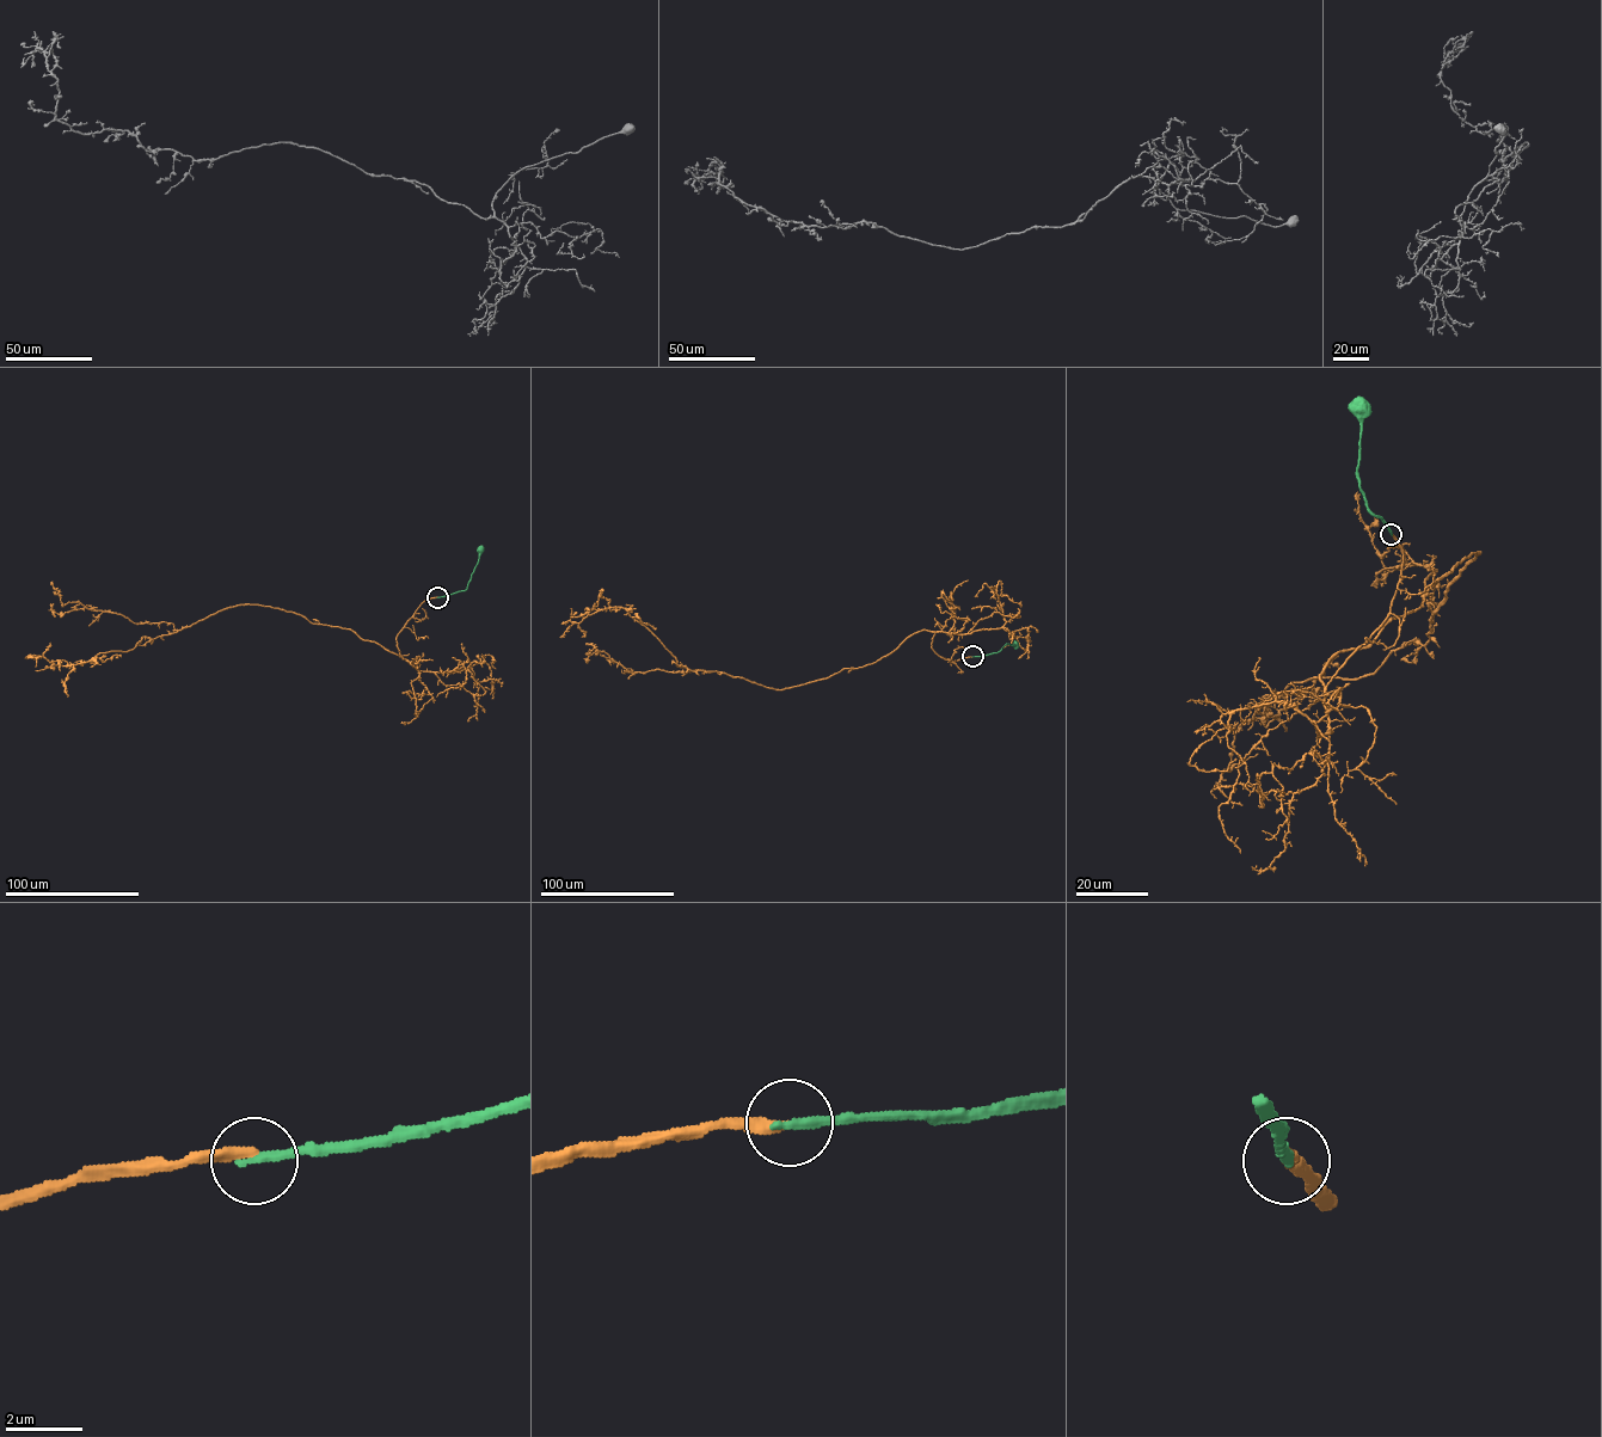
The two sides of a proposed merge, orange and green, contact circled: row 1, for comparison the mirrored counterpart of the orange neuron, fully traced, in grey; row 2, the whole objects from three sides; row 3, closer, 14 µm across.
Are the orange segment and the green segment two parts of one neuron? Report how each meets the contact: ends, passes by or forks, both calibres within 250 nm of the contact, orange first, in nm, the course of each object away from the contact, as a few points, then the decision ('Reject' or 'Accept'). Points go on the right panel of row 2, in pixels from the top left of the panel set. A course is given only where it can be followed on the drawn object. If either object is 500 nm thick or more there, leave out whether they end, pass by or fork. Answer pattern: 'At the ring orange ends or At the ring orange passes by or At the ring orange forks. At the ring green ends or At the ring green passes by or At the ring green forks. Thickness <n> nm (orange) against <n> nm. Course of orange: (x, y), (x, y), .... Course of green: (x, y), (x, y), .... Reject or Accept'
At the ring orange ends. At the ring green ends. Thickness 280 nm (orange) against 260 nm. Course of orange: (1391, 534), (1391, 613), (1319, 680), (1479, 553), (1430, 638), (1357, 679), (1294, 682), (1263, 719). Course of green: (1391, 534), (1367, 505), (1360, 487), (1357, 472), (1362, 411), (1358, 404). Reject

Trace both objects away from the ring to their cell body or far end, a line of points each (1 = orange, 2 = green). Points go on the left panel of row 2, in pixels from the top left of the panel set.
1: (437, 597), (398, 634), (399, 655), (350, 630), (240, 605), (127, 651), (63, 667), (36, 657), (35, 667)
2: (437, 597), (466, 589), (480, 548)

